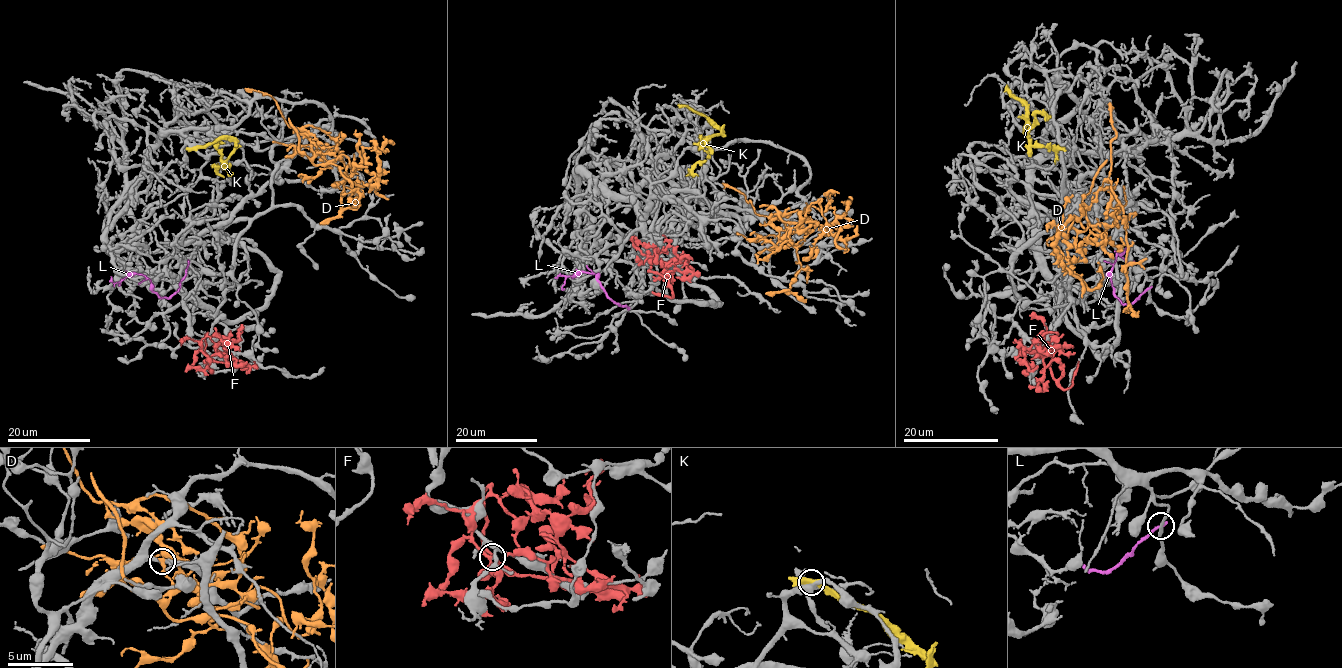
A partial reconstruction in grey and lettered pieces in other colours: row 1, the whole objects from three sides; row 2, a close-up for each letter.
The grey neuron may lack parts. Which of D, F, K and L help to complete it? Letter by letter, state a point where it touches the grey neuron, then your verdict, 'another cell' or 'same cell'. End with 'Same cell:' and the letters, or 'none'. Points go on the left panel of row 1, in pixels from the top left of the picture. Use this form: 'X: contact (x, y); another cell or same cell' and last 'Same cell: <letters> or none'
D: contact (311, 146); another cell
F: contact (208, 356); another cell
K: contact (194, 148); another cell
L: contact (188, 262); another cell
Same cell: none

